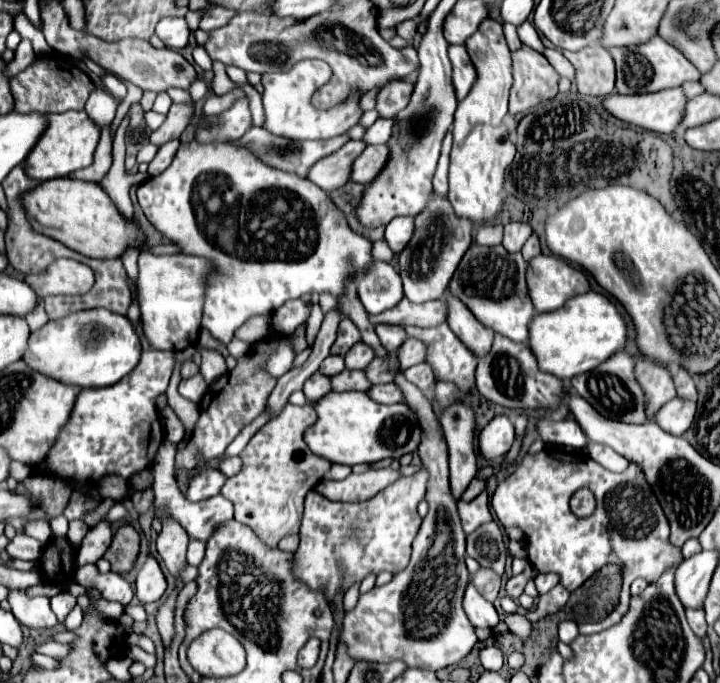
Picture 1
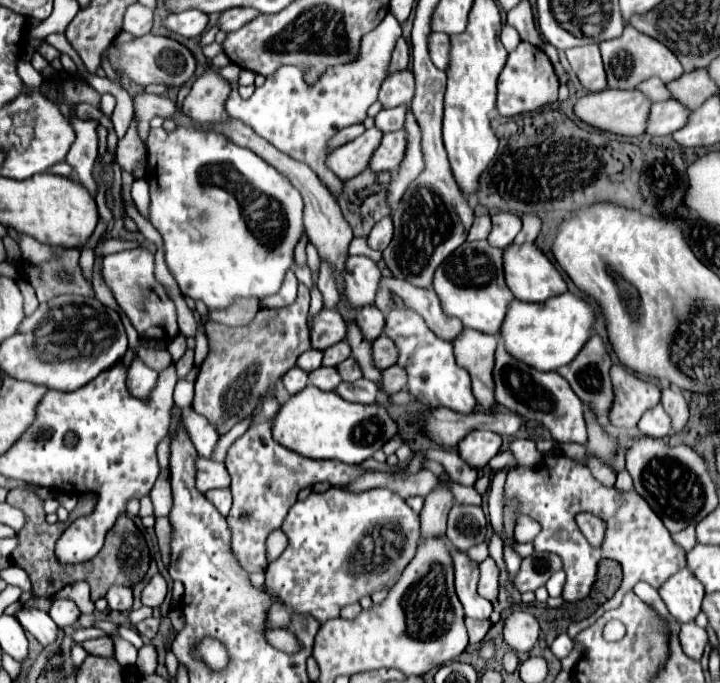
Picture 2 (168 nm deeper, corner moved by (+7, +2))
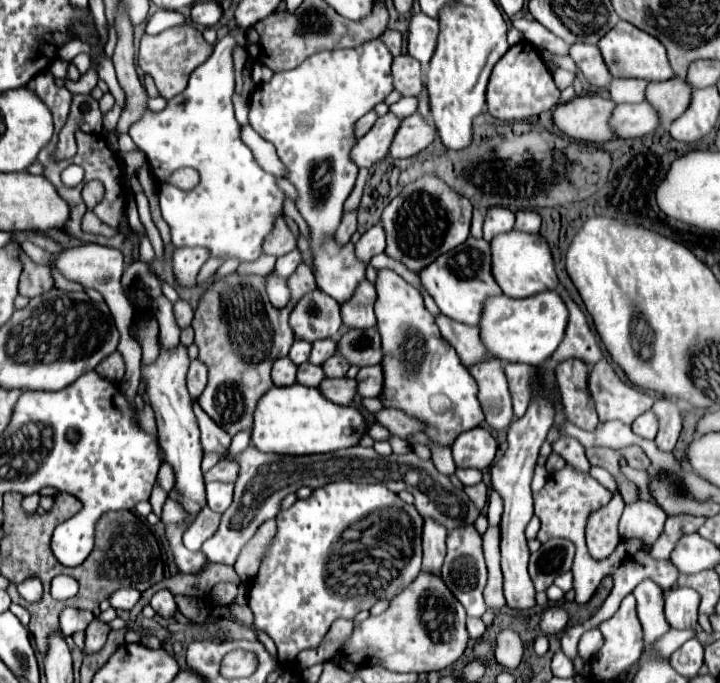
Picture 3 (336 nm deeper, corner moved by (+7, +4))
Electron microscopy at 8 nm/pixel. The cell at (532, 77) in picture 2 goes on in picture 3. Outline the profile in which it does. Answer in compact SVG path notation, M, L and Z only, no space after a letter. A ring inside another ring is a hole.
M521 41L509 47L503 61L499 61L499 65L495 65L491 73L487 85L487 111L503 121L521 121L539 115L543 111L549 111L557 103L559 103L559 89L539 51L529 41Z

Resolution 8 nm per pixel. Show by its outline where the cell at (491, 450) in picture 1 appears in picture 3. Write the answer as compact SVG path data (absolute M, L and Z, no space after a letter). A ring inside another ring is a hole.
M475 427L461 433L451 445L451 451L453 451L453 459L457 467L485 469L495 459L497 441L487 429Z

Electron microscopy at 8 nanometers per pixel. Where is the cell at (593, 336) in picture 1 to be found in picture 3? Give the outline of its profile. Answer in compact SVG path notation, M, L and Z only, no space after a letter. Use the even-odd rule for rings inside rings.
M545 291L525 299L511 299L505 295L489 297L485 301L483 319L479 327L481 327L483 345L493 357L499 357L503 363L519 361L539 367L561 345L565 337L567 321L569 321L569 311L563 297L557 291Z

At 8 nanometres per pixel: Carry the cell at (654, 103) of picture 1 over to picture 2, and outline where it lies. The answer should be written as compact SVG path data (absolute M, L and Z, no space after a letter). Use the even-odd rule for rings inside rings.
M605 89L599 93L587 93L587 95L579 97L575 107L573 107L573 113L577 119L581 119L583 123L587 123L595 129L609 131L609 133L623 135L623 137L639 137L645 133L649 107L651 107L651 101L641 91Z

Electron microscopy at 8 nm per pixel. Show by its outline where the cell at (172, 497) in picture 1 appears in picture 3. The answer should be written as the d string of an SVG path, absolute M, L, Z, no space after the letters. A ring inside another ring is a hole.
M209 483L207 485L207 505L215 513L225 513L233 499L231 483Z

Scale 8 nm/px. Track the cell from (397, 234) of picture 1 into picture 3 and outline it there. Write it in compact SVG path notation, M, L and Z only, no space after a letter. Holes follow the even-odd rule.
M373 225L367 233L361 235L359 243L355 245L355 251L357 251L357 257L365 263L369 263L369 259L373 255L379 255L385 251L385 229L383 225Z

